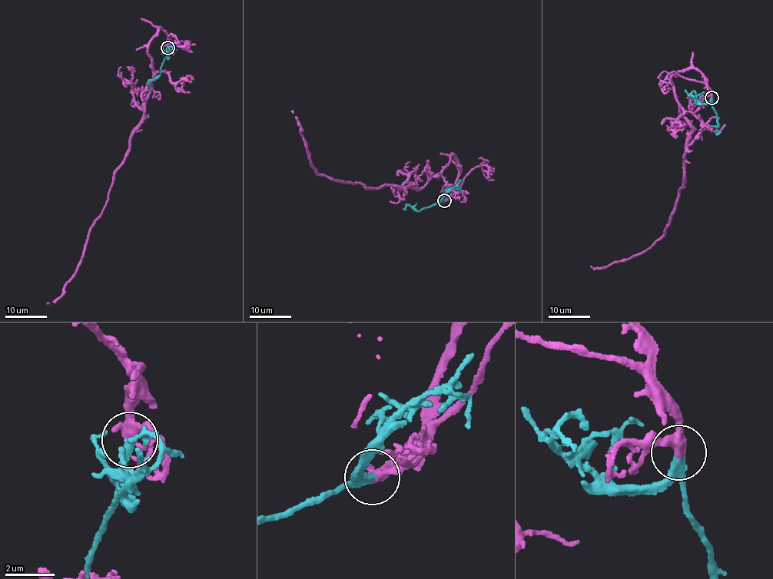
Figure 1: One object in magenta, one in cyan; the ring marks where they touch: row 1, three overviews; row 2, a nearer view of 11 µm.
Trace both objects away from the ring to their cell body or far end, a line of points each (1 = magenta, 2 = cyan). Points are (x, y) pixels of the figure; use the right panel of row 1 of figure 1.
1: (711, 97), (695, 68), (671, 77), (679, 114), (691, 129), (670, 224), (646, 249), (602, 267), (590, 266)
2: (711, 97), (719, 124), (716, 127), (718, 132), (721, 131)

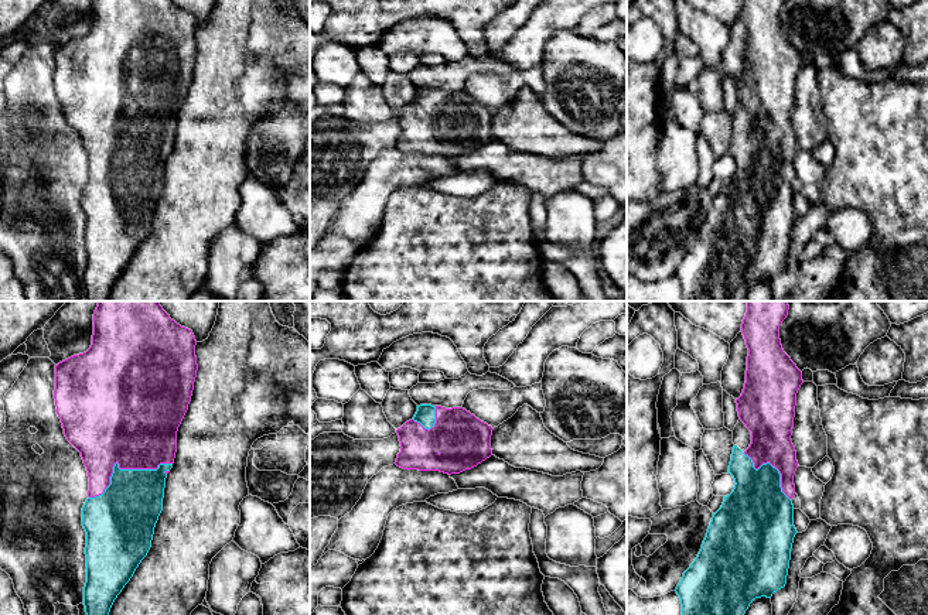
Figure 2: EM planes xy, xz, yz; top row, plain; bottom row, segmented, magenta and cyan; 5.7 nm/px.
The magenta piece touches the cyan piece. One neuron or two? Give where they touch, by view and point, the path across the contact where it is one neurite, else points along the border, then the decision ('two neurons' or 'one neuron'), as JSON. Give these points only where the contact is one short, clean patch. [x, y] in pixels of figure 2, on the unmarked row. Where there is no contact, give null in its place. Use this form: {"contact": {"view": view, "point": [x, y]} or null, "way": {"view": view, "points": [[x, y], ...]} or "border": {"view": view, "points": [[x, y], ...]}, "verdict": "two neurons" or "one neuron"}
{"contact": {"view": "xy", "point": [122, 151]}, "verdict": "one neuron"}

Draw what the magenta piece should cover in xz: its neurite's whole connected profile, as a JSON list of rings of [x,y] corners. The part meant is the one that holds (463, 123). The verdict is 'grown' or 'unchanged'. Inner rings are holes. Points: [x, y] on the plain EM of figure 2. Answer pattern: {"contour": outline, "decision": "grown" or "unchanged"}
{"contour": [[[420,88],[414,100],[396,113],[400,136],[396,148],[403,153],[440,154],[460,157],[471,153],[492,139],[492,110],[477,102],[463,90]]], "decision": "grown"}

